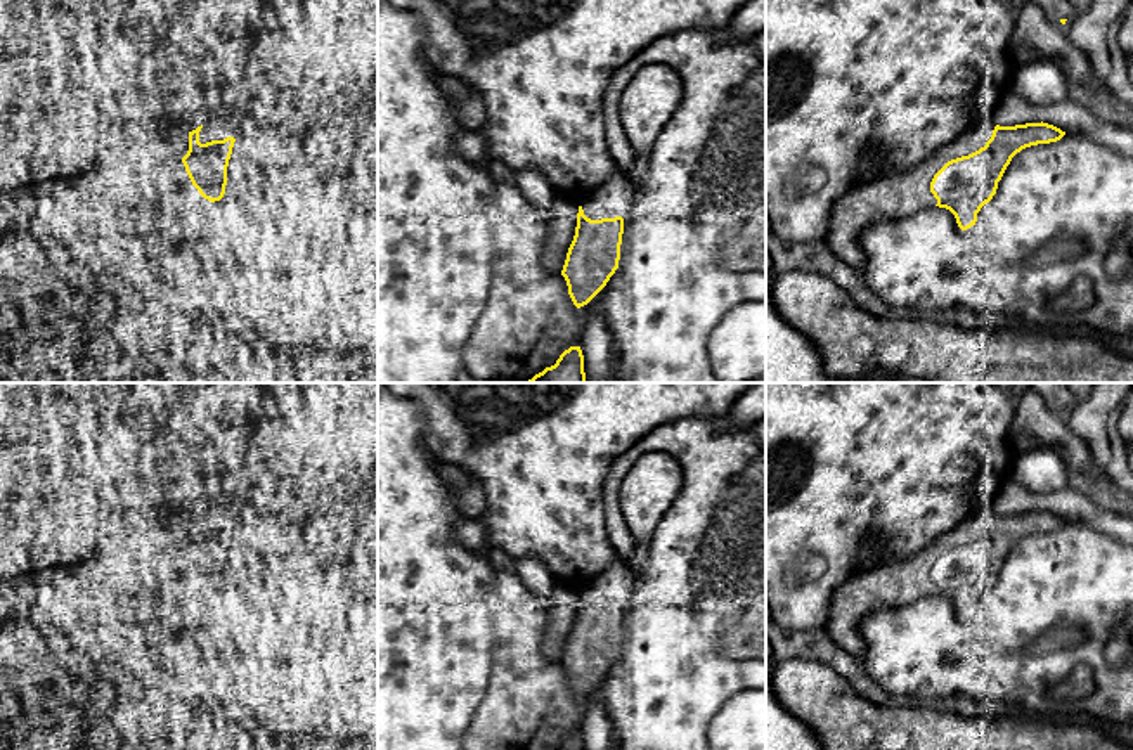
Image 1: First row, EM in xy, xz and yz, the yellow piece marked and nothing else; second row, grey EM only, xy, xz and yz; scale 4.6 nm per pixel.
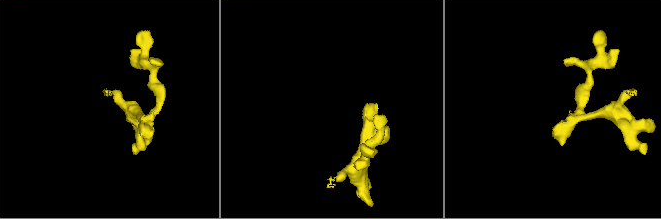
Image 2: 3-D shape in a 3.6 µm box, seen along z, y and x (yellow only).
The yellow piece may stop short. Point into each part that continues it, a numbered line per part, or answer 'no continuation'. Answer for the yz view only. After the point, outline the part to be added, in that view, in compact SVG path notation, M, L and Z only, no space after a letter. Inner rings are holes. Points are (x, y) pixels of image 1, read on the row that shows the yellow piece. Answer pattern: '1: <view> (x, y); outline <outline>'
1: yz (894, 196); outline M986 118L915 168L851 189L832 206L825 244L842 262L861 268L866 260L858 241L861 230L884 218L904 218L923 208L936 206L937 199L930 192L934 175L948 161L984 147L994 126L996 123Z

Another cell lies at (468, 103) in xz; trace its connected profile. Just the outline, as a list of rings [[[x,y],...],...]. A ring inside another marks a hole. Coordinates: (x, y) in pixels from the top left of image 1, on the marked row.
[[[435,71],[438,87],[450,97],[464,130],[476,132],[487,123],[483,99],[469,83]]]

